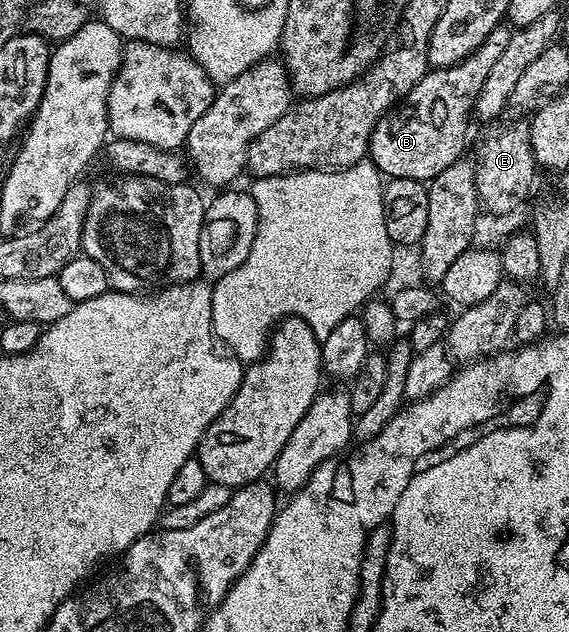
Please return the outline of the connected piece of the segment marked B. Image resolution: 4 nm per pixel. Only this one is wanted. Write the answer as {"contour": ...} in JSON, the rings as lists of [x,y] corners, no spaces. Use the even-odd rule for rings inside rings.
{"contour":[[[506,23],[498,24],[479,48],[456,64],[426,72],[421,82],[417,82],[413,99],[400,103],[382,116],[373,130],[367,150],[370,161],[384,177],[430,182],[441,174],[441,170],[453,166],[453,162],[464,155],[467,119],[472,119],[477,94],[481,94],[481,86],[485,86],[485,78],[489,78],[489,70],[493,70],[505,46],[509,46],[511,33],[512,29]]]}

